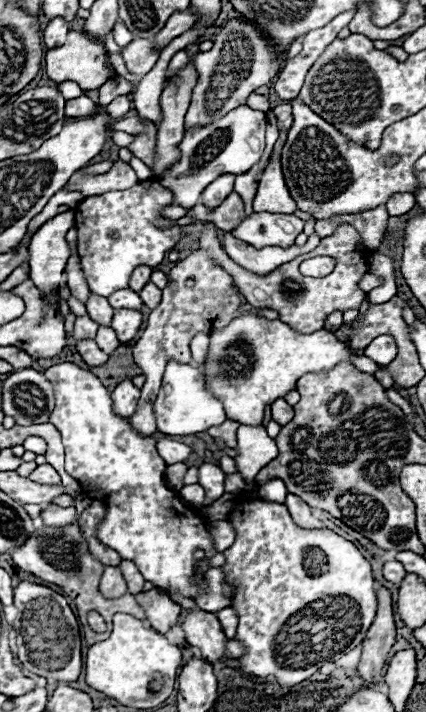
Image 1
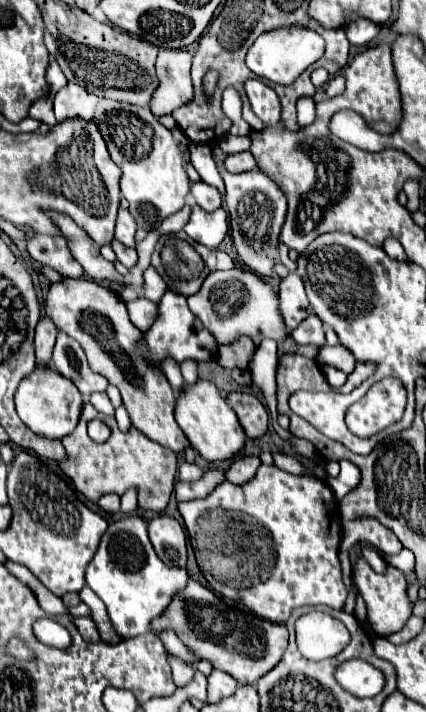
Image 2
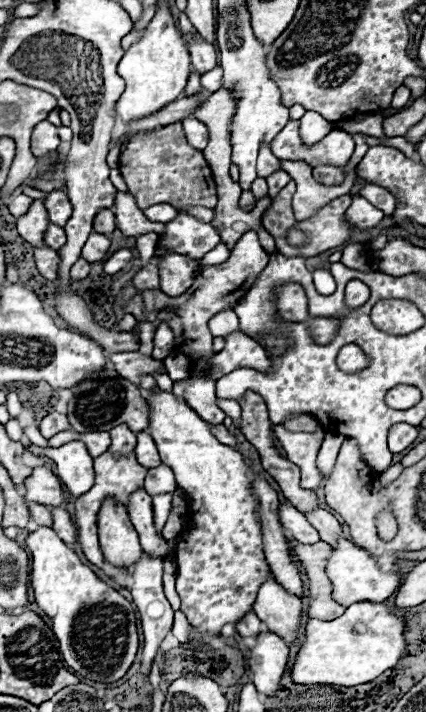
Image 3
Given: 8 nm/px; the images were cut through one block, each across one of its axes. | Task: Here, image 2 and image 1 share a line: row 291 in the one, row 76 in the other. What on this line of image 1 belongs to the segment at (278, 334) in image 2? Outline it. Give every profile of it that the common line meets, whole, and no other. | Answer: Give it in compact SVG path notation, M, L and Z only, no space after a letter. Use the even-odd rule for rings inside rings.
M240 18L230 20L214 36L214 48L208 52L200 52L194 58L194 66L198 70L198 82L194 86L184 128L188 130L188 128L212 124L212 120L226 116L232 108L246 104L246 98L256 88L268 84L276 76L282 62L284 56L278 56L274 52L268 38L254 24Z

